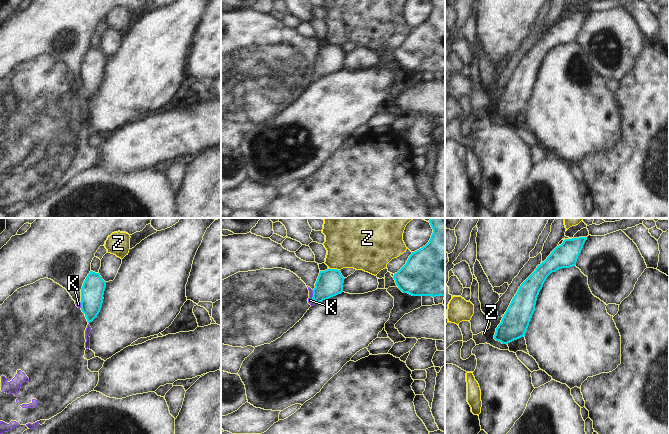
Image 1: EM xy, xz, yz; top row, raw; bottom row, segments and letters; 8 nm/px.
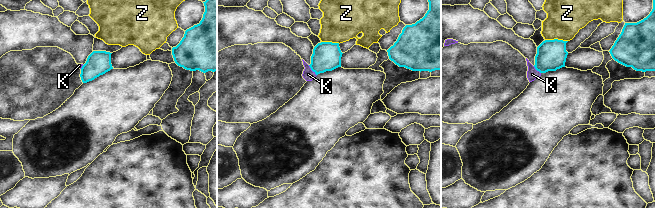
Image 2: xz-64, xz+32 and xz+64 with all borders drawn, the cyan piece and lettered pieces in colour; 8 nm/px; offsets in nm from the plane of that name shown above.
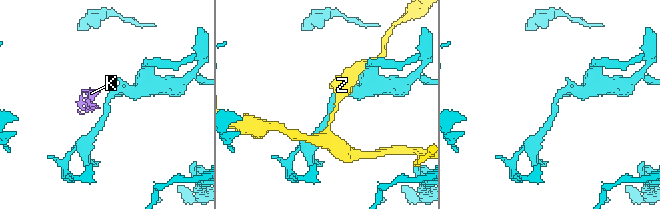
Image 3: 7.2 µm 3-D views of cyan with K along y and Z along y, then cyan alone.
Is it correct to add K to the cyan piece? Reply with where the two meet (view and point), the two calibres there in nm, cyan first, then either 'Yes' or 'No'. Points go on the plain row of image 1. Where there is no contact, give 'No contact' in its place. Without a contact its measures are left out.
Touches cyan at xz (312, 73). Thickness 220 nm (cyan) against 50 nm. No.

